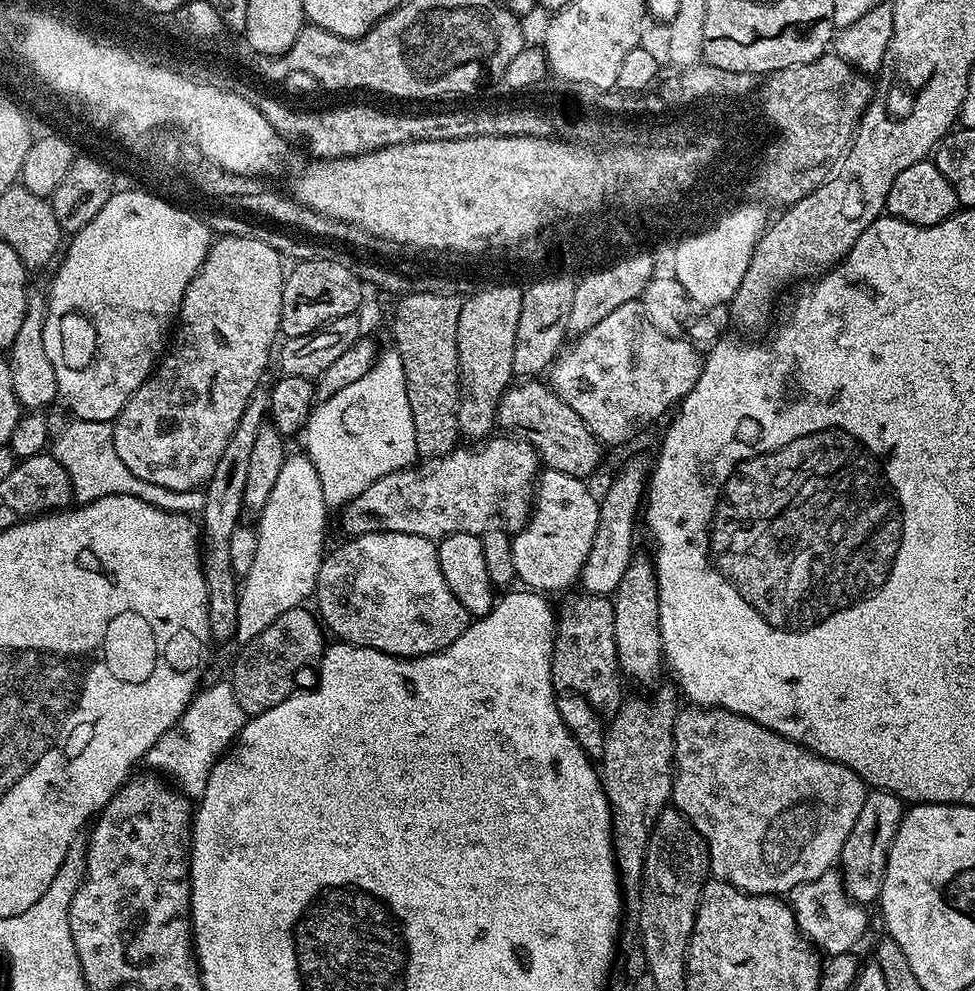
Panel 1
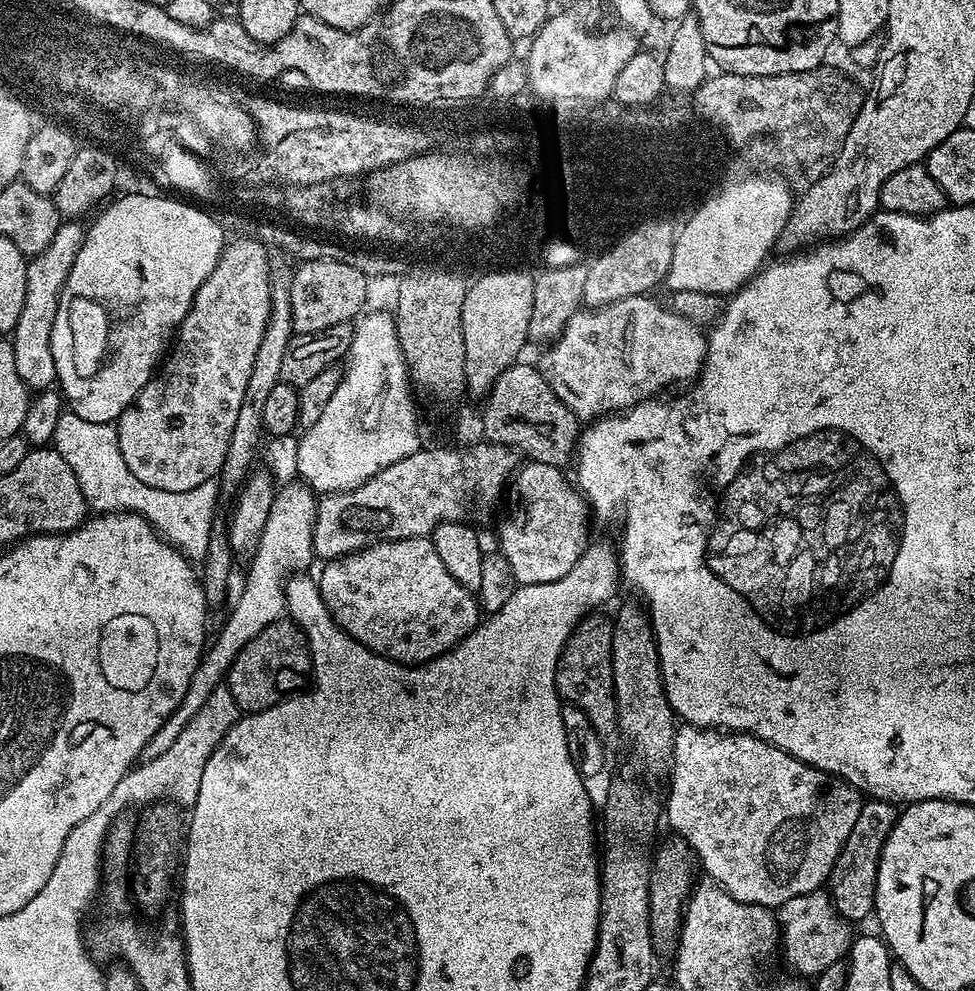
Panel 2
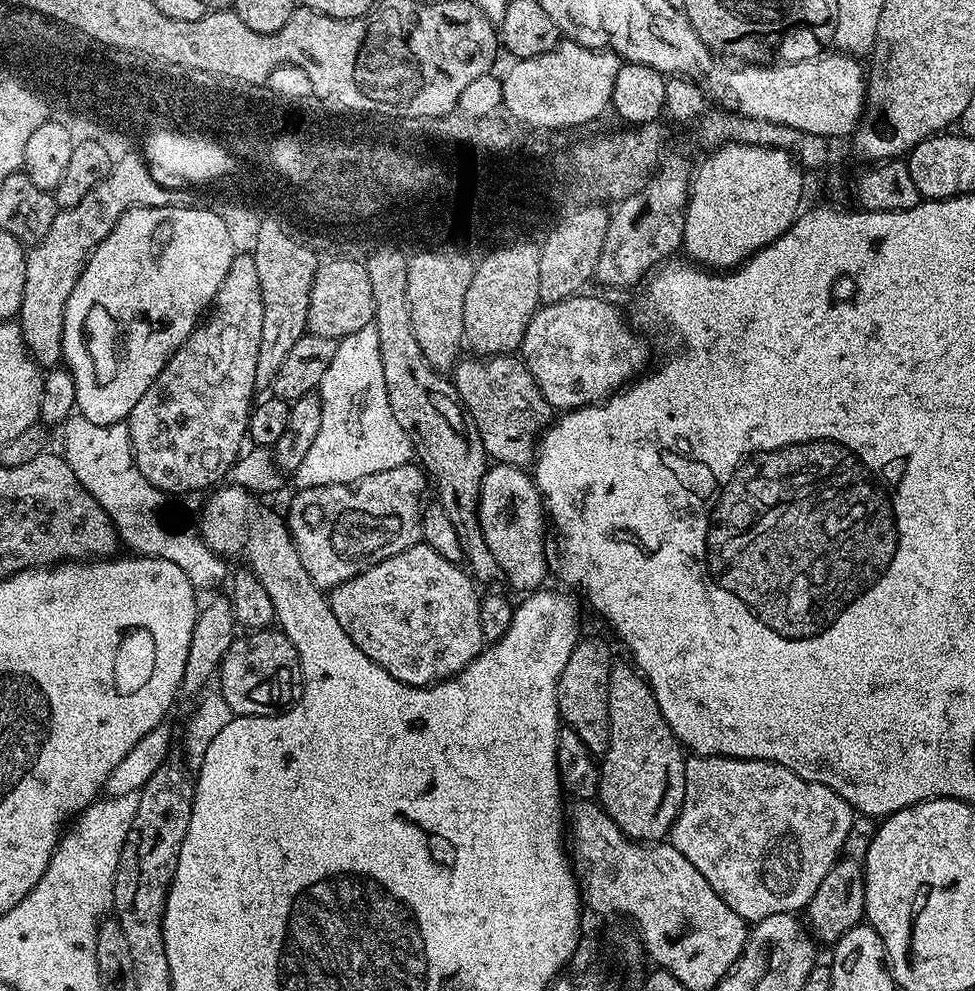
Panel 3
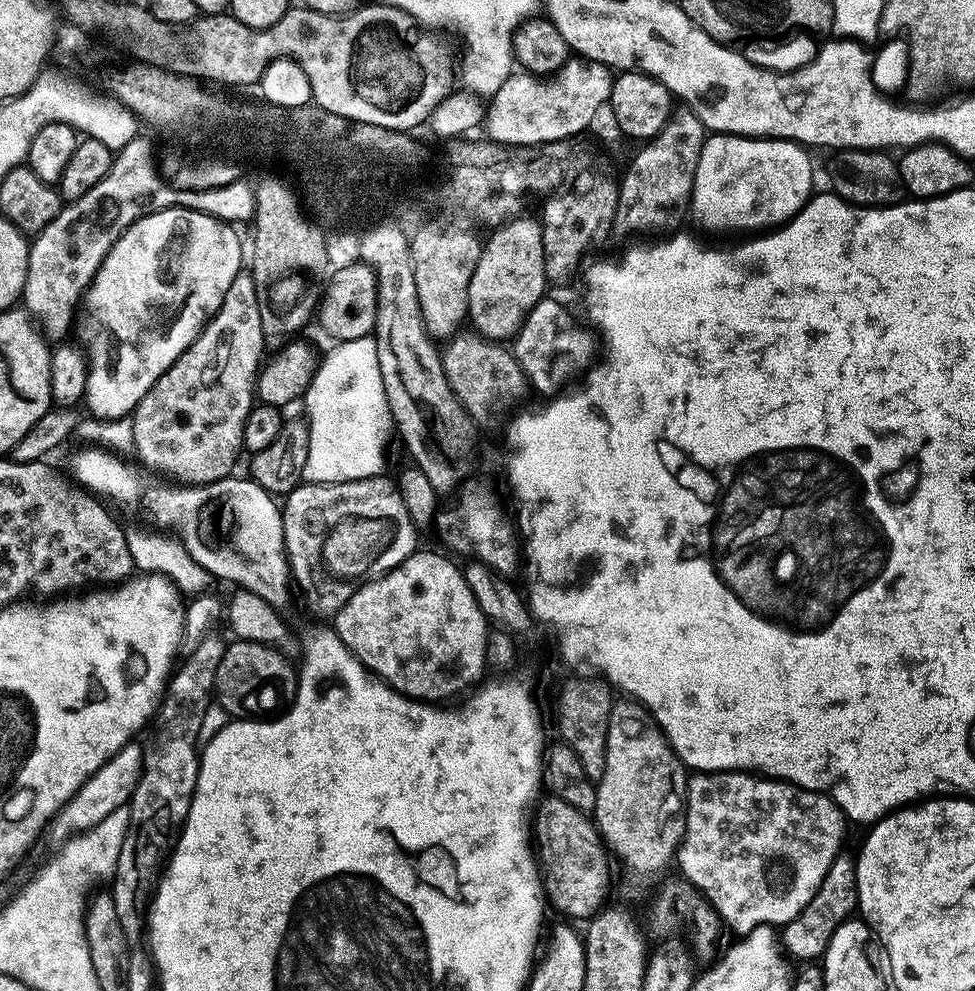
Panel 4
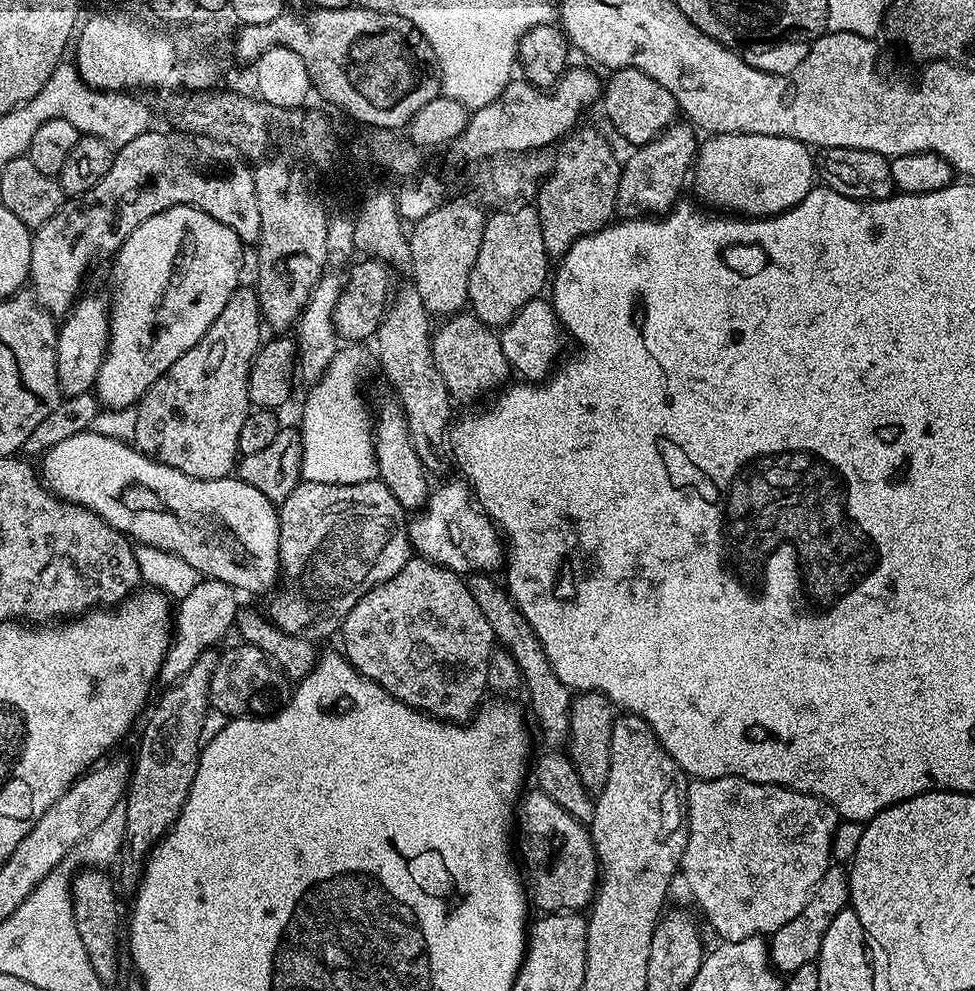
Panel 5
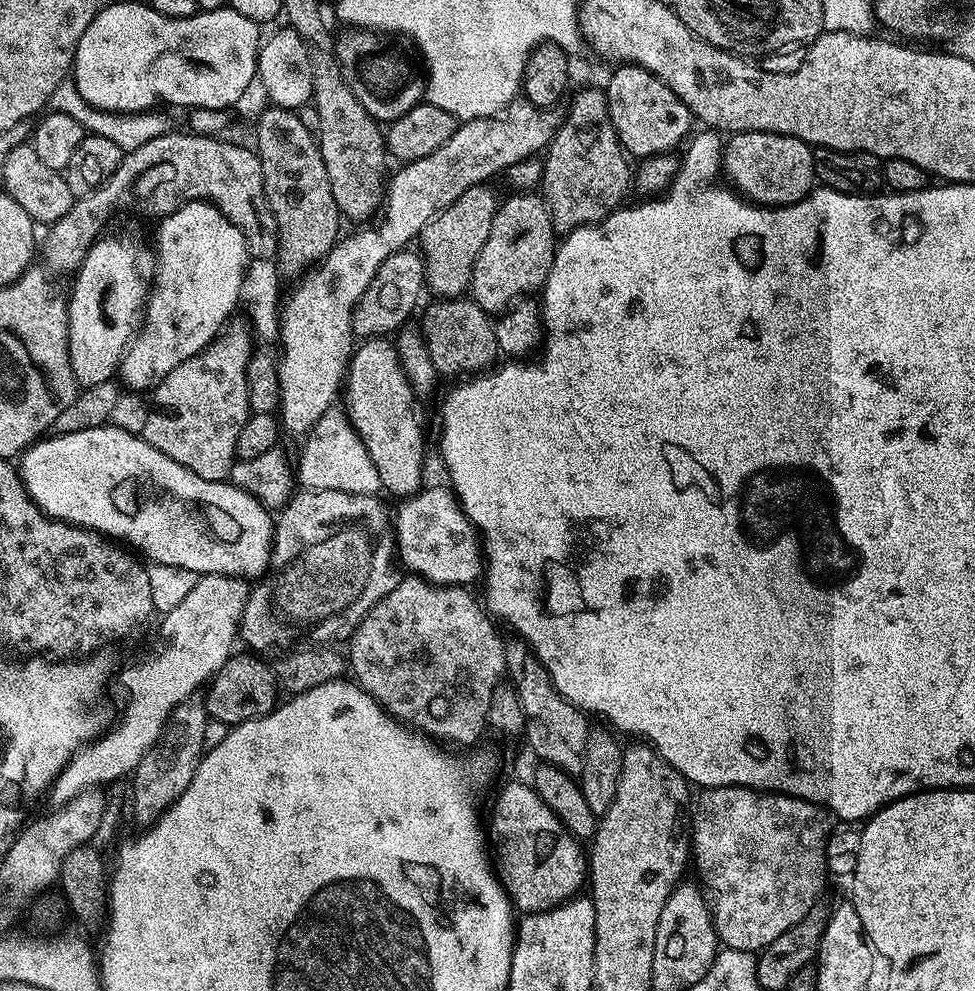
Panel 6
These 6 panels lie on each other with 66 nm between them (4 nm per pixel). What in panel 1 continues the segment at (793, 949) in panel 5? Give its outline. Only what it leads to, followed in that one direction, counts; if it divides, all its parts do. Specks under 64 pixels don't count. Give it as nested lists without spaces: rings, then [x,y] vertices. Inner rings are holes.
[[[872,790],[869,791],[866,802],[862,802],[858,822],[854,822],[854,830],[850,830],[850,838],[846,838],[846,846],[842,846],[839,858],[839,863],[844,864],[845,868],[843,877],[848,894],[856,903],[871,906],[879,901],[890,846],[898,834],[898,826],[905,811],[905,801],[893,792]]]

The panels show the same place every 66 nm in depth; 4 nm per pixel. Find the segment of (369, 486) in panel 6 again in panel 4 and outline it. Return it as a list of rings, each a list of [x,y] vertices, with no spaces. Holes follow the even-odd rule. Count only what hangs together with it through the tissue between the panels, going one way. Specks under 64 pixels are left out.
[[[372,336],[353,340],[341,340],[331,345],[328,353],[316,365],[316,373],[307,392],[302,397],[302,405],[308,413],[308,433],[310,450],[306,454],[304,467],[305,484],[346,483],[371,476],[381,475],[384,469],[384,455],[388,452],[388,439],[394,436],[394,425],[390,406],[386,402],[386,390],[382,386],[382,370],[378,370],[376,342]]]

